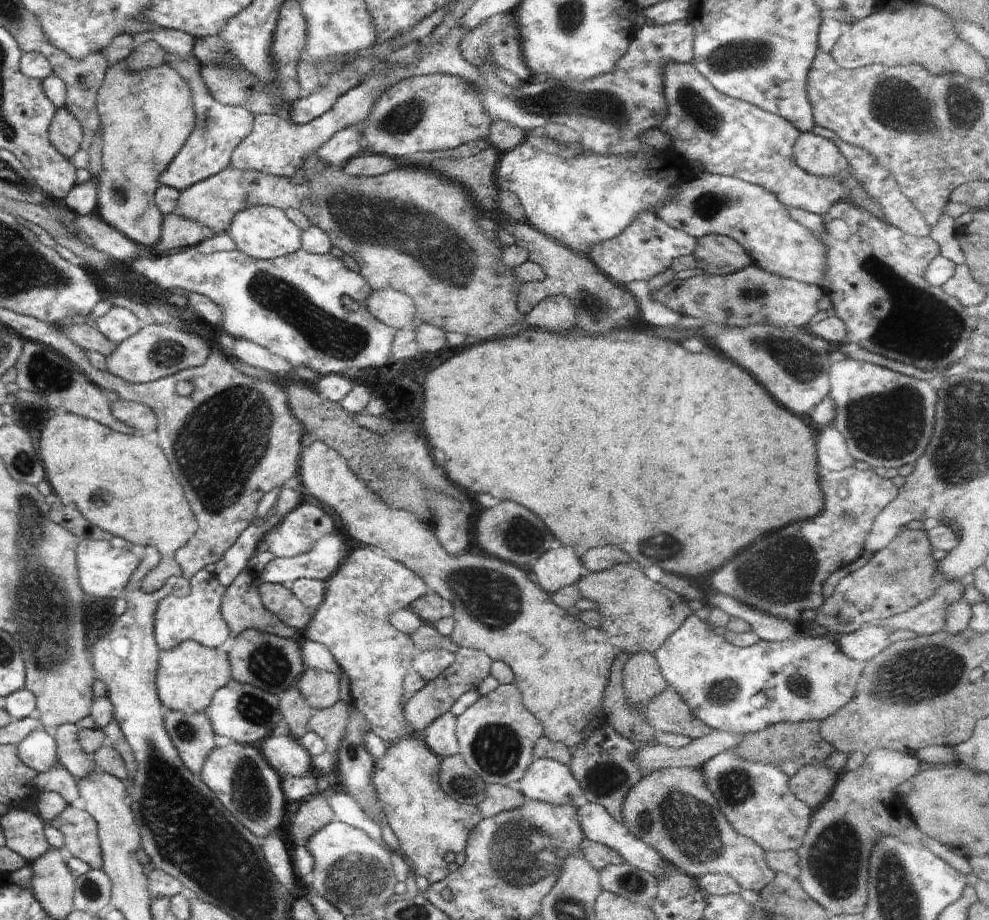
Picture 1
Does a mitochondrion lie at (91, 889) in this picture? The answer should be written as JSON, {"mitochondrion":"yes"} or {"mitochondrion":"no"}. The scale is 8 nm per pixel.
{"mitochondrion":"yes"}

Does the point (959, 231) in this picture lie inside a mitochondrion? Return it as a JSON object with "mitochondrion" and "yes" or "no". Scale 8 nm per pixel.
{"mitochondrion":"no"}

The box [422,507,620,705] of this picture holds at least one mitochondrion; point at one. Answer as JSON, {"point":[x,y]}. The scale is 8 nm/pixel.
{"point":[489,591]}

